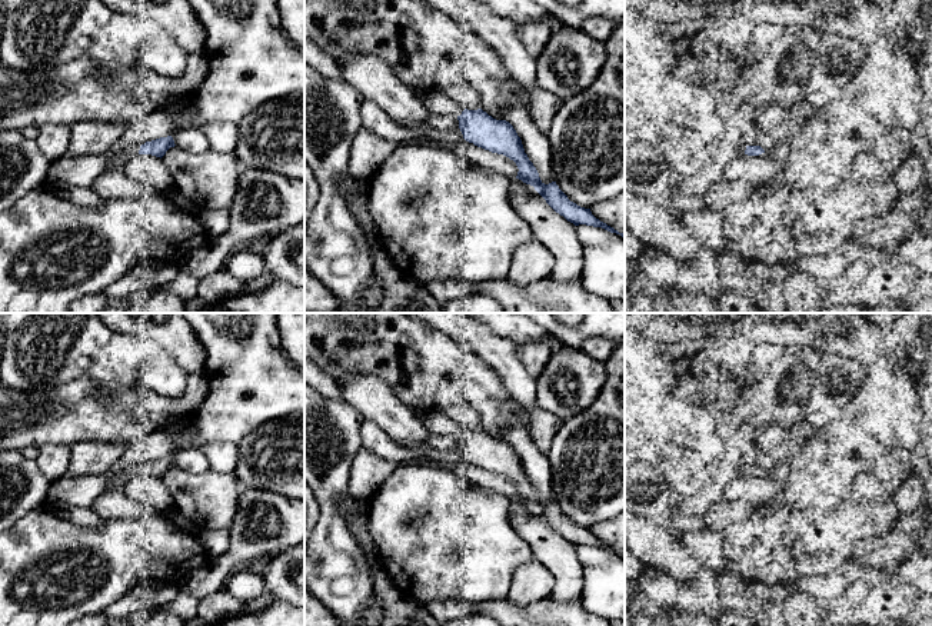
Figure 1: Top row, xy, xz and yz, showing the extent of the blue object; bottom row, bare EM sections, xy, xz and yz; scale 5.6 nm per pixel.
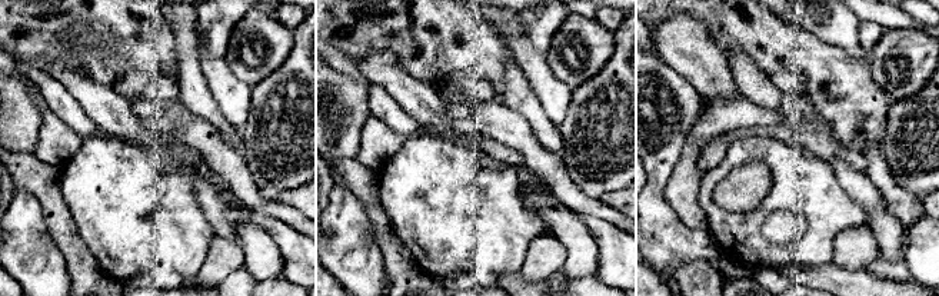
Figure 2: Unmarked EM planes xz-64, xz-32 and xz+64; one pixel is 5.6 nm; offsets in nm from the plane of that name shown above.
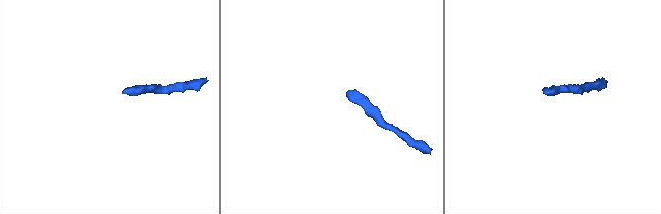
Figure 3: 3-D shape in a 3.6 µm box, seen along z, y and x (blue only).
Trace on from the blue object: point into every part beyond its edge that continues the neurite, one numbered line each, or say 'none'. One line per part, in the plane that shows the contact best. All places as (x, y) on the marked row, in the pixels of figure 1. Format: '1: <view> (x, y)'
1: xz (435, 100)

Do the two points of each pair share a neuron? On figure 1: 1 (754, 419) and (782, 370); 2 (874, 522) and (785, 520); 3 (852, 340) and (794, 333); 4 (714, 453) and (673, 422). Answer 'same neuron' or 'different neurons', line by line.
1: same neuron
2: same neuron
3: same neuron
4: same neuron

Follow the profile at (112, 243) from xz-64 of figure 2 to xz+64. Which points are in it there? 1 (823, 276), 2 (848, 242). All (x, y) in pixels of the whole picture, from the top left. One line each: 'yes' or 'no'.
1: no
2: no

